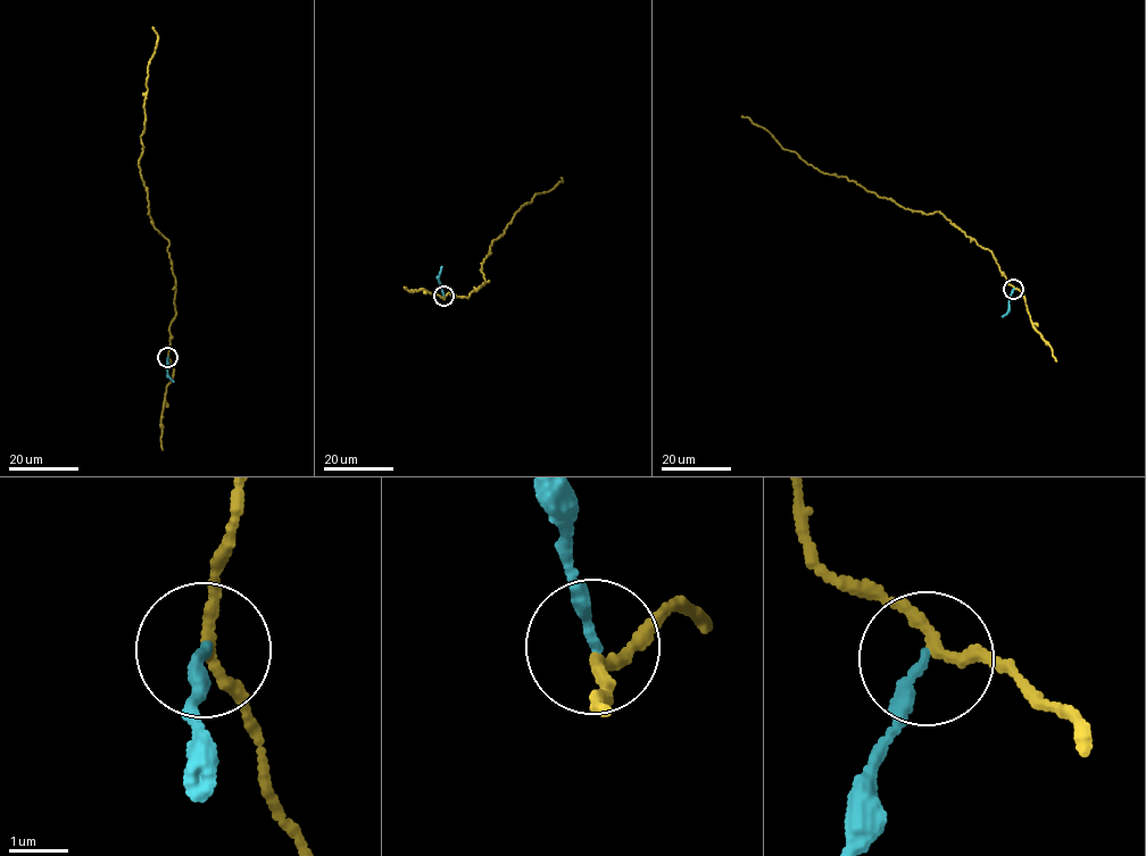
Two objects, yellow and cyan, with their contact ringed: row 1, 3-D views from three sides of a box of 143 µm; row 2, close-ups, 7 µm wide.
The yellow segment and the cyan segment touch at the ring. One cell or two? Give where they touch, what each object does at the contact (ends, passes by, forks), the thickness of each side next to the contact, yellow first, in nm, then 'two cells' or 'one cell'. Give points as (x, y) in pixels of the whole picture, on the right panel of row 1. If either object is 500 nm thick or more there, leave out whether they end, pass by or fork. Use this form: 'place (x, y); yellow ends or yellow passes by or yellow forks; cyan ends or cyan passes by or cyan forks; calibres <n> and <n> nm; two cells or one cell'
place (1013, 289); yellow passes by; cyan ends; calibres 160 and 200 nm; two cells

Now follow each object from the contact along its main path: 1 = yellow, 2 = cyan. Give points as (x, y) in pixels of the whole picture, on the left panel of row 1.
1: (167, 357), (175, 277), (169, 241), (148, 214), (138, 163), (148, 67), (158, 39), (152, 27)
2: (167, 357), (167, 376), (174, 381)

